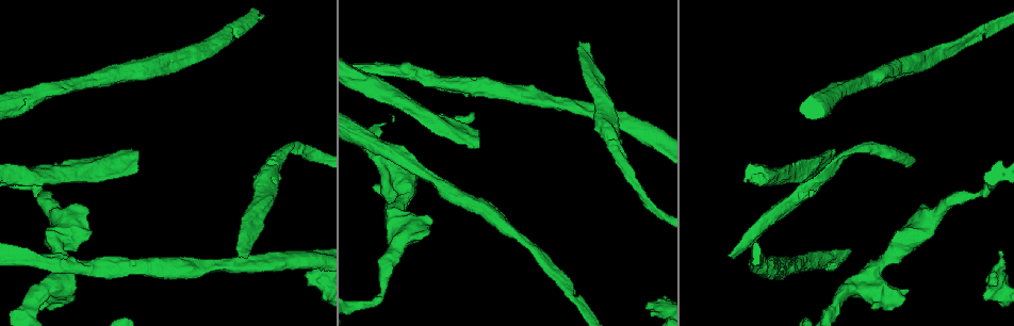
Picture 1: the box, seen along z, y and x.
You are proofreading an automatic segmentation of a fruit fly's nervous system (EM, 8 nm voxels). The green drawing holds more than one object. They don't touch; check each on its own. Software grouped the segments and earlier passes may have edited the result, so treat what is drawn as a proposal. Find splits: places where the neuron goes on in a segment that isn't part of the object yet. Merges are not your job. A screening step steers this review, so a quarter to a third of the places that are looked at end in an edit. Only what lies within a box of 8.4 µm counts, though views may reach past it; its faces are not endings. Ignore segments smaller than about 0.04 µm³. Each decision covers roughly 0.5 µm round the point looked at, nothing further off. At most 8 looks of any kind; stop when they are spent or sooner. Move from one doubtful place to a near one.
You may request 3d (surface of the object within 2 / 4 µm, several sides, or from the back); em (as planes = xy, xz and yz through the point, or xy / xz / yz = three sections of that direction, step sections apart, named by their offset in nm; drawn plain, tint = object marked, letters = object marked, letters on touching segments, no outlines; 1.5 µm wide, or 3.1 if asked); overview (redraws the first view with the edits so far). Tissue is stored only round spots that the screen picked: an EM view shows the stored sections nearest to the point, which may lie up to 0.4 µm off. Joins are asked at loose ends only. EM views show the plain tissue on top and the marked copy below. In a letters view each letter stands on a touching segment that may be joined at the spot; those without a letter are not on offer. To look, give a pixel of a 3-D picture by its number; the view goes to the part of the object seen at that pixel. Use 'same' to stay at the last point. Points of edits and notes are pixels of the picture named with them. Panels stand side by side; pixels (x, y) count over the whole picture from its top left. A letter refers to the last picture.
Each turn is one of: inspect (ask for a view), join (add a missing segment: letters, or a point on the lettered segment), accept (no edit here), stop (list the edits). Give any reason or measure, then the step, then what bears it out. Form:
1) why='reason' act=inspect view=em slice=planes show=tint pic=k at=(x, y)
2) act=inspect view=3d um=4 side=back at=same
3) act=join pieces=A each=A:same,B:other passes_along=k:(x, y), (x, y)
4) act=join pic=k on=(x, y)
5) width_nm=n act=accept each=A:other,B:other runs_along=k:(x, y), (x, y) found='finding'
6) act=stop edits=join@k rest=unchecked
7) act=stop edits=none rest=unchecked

why='branch stops here' act=inspect view=3d um=4 pic=1 at=(306, 272)

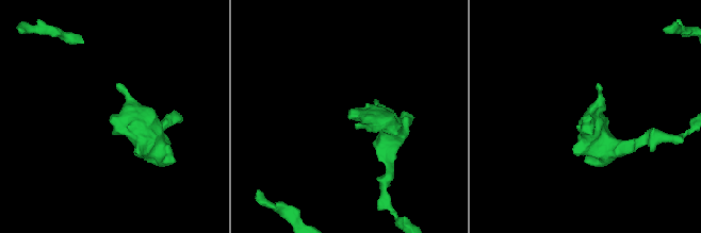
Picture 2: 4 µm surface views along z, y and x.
why='need the tissue' act=inspect view=em slice=planes show=letters pic=2 at=(587, 119)

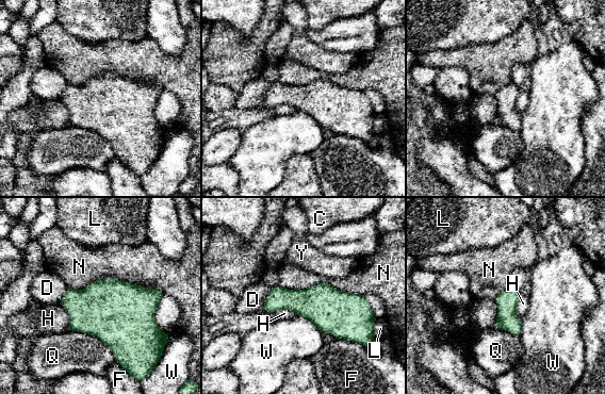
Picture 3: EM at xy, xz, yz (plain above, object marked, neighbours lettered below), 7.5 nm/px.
act=accept each=C:other,D:other,F:other,H:other,L:other,N:other,Q:other,W:other,Y:other border=3:(68, 288), (117, 278), (163, 294) found='no lettered segment goes on from it'

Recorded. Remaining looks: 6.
why='long arm stops here' act=inspect view=em slice=yz step=8 show=tint pic=1 at=(240, 256)

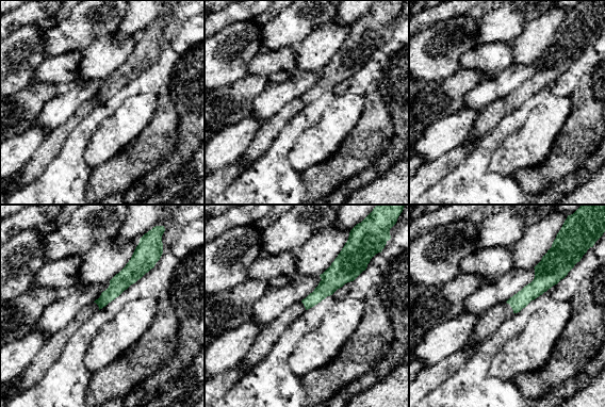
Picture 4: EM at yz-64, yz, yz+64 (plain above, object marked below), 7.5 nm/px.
why='cut it another way' act=inspect view=em slice=planes show=letters at=same

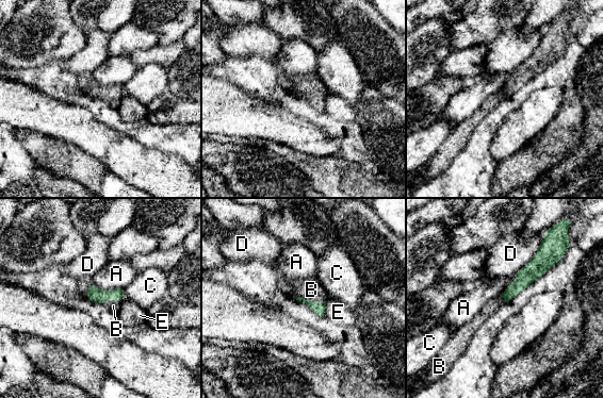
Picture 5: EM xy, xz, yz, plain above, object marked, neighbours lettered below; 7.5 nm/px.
act=join pieces=B each=A:other,B:same,C:other,D:other,E:other passes_along=5:(319, 309), (308, 300), (311, 289) found='the neuron continues'

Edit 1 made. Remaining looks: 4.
act=stop edits=join@5 rest=unchecked

